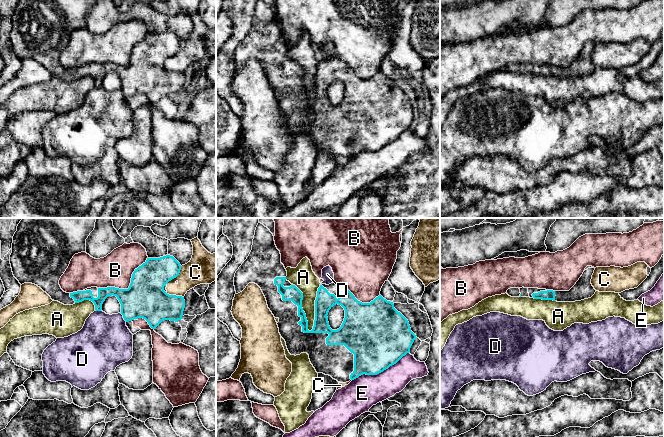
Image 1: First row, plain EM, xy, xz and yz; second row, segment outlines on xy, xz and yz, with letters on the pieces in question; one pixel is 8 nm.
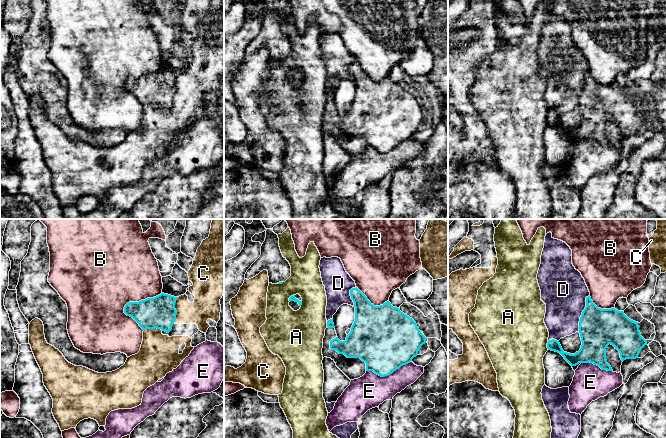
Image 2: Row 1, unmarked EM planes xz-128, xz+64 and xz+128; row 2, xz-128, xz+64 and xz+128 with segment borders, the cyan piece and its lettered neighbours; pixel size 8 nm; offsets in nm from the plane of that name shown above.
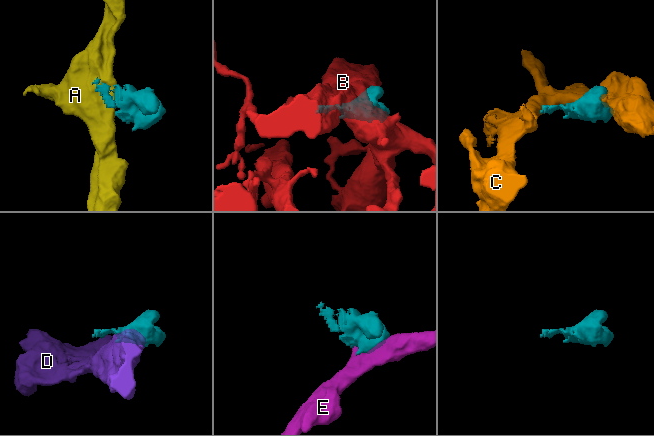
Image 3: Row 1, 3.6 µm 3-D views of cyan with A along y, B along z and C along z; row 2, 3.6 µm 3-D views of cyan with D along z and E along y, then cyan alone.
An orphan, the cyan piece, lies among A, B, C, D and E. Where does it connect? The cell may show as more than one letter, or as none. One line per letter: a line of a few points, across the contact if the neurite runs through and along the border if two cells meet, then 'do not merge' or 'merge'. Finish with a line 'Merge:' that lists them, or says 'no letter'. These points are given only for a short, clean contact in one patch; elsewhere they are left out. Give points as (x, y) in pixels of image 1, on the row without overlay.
A: do not merge
B: do not merge
C: do not merge
D: do not merge
E: do not merge
Merge: no letter

